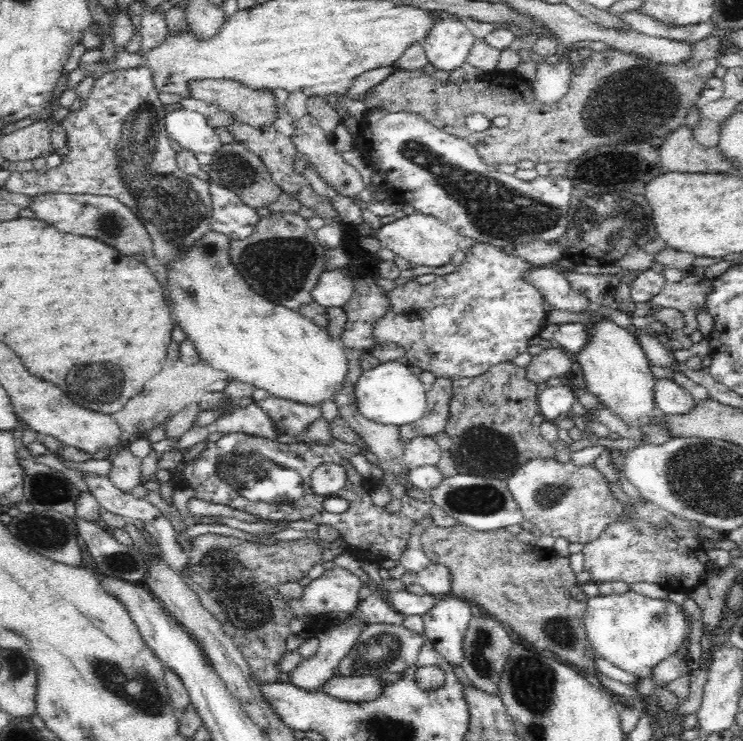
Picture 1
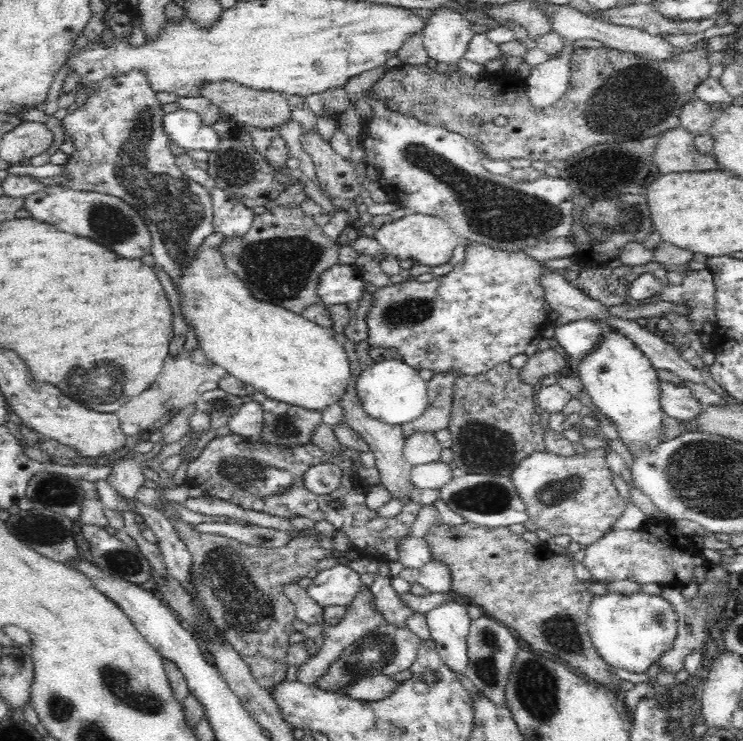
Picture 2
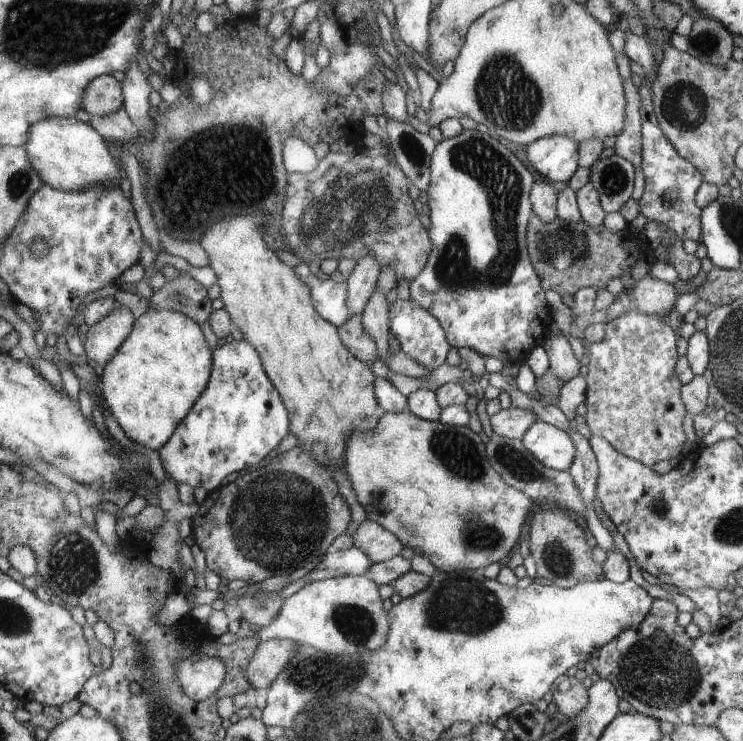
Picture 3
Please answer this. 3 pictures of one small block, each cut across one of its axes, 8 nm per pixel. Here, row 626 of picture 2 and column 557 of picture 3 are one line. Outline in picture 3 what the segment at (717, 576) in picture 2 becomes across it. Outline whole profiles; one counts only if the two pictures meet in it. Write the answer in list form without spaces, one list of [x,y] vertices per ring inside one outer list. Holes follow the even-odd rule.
[[[559,676],[551,692],[559,712],[567,718],[574,718],[587,705],[587,688],[575,676]]]

